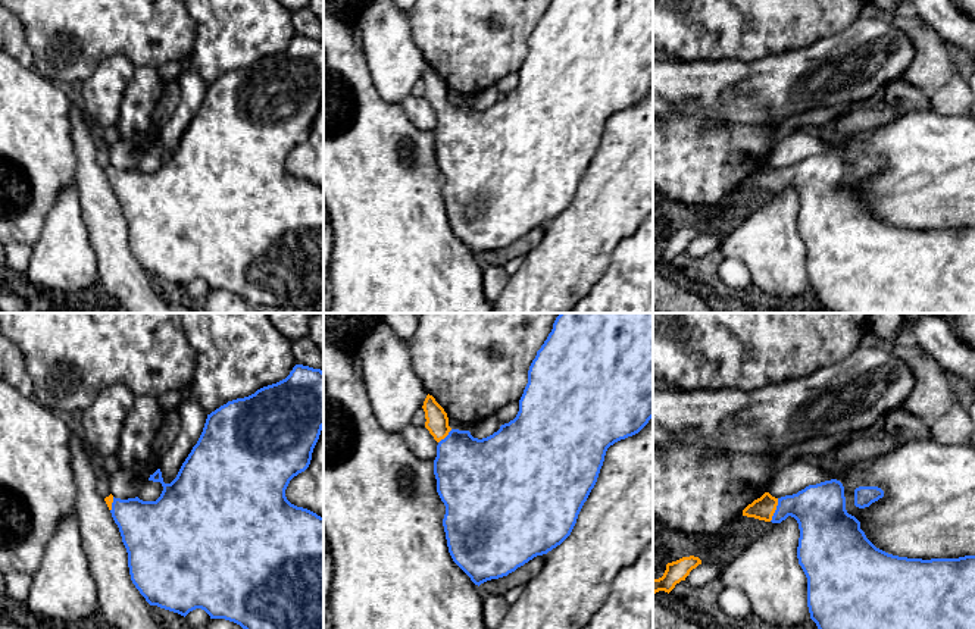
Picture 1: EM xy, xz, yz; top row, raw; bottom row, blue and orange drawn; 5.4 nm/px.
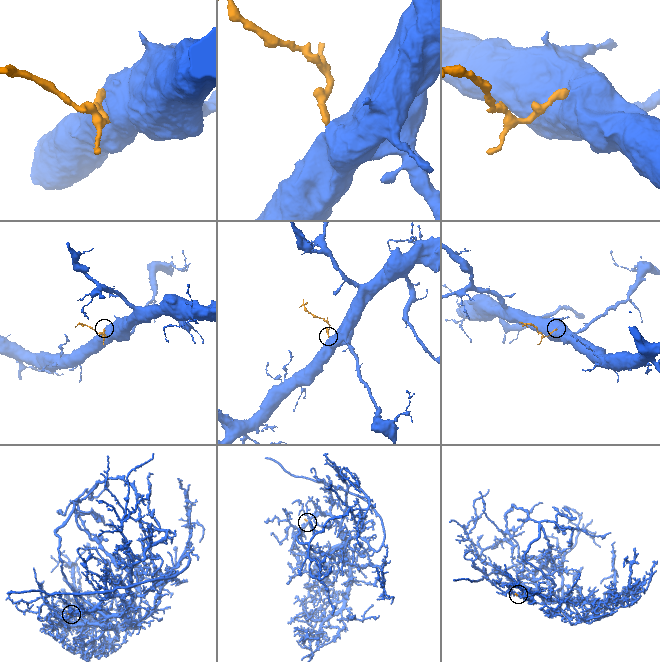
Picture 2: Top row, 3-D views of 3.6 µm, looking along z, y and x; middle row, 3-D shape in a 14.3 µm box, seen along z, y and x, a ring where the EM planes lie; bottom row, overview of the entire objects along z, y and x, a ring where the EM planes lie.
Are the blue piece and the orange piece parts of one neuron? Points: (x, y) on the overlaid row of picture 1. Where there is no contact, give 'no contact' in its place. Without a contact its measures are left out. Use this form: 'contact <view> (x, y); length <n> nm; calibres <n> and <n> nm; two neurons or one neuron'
contact yz (775, 510); length 140 nm; calibres 280 and 120 nm; one neuron

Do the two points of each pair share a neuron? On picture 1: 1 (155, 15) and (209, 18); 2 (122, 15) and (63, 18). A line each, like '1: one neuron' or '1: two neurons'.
1: two neurons
2: one neuron

